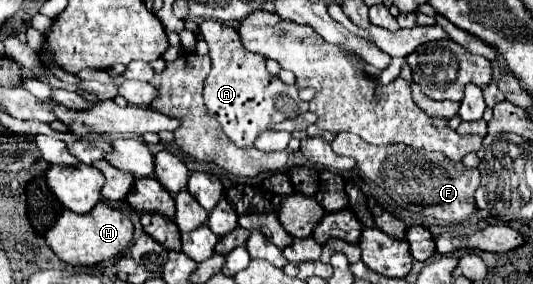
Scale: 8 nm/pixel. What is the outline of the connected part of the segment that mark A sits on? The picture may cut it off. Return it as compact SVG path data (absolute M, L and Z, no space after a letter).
M205 20L199 24L199 32L209 46L209 58L213 62L203 90L205 106L235 146L249 148L257 136L269 130L273 124L307 112L307 102L299 98L297 86L285 84L279 80L279 76L269 74L265 68L265 58L261 54L245 50L241 36L237 36L237 30L233 26Z

